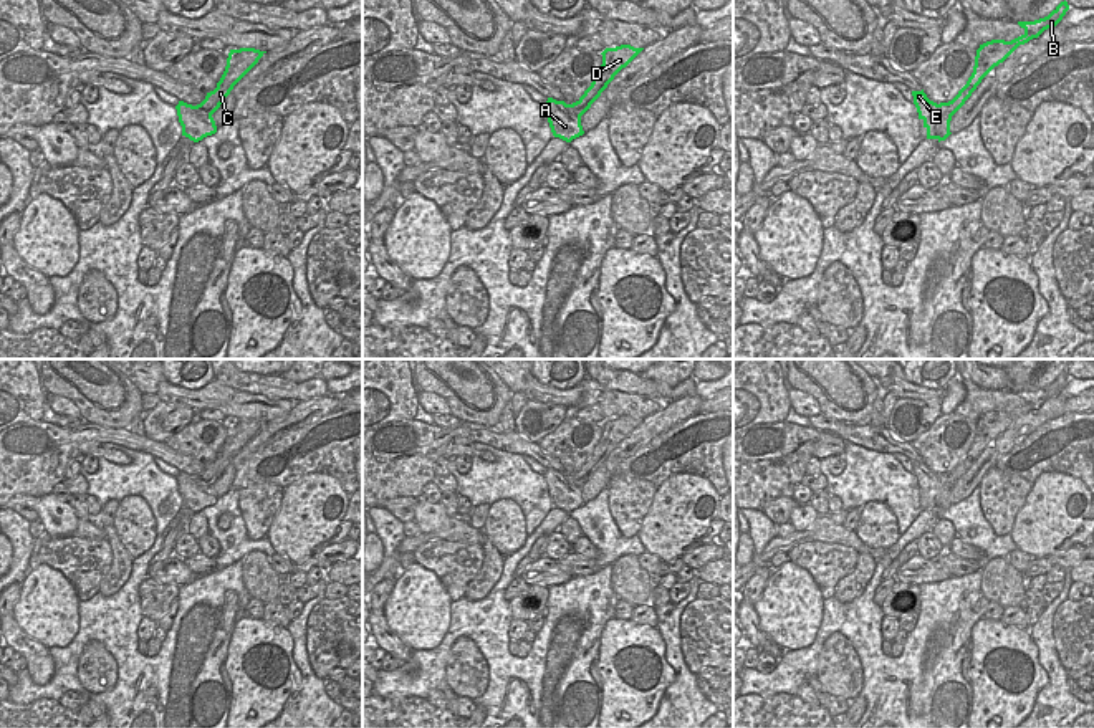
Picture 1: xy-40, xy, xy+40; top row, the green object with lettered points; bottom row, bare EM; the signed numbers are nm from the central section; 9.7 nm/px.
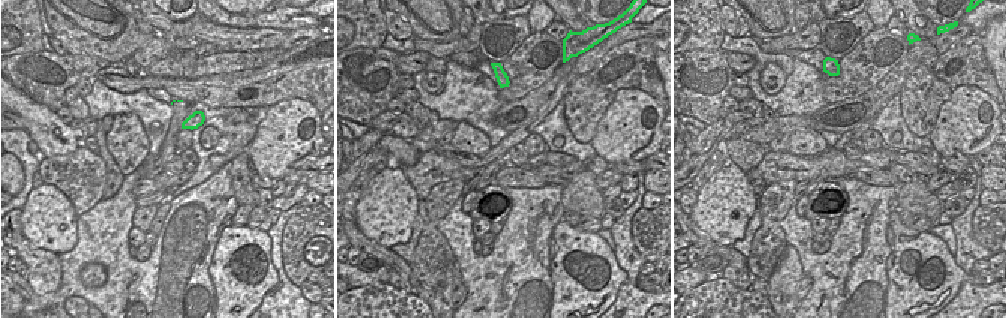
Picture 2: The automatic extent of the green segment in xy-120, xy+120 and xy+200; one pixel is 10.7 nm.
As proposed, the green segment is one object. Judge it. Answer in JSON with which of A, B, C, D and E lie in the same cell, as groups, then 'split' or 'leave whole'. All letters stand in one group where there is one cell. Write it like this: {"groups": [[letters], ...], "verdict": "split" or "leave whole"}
{"groups": [["A", "E"], ["B", "C", "D"]], "verdict": "split"}

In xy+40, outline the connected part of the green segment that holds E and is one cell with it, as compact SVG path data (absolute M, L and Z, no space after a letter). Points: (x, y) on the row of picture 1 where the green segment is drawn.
M912 91L914 104L919 113L919 119L924 121L924 127L927 129L927 139L945 141L950 132L952 114L943 113L940 104L930 101L927 94L922 91Z

